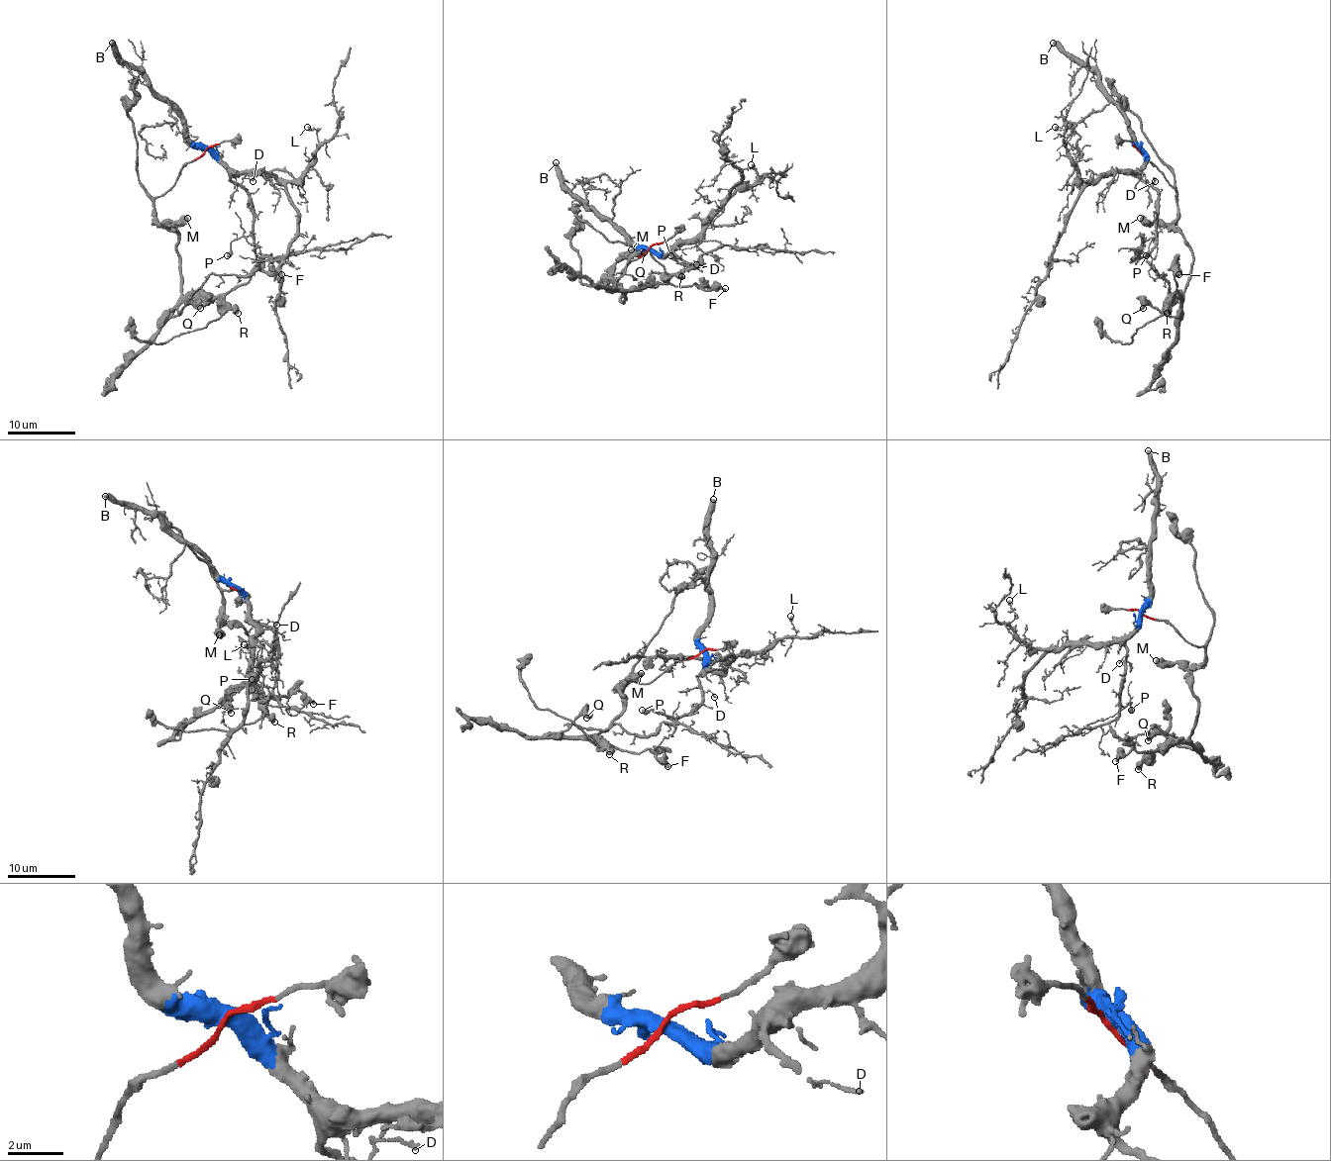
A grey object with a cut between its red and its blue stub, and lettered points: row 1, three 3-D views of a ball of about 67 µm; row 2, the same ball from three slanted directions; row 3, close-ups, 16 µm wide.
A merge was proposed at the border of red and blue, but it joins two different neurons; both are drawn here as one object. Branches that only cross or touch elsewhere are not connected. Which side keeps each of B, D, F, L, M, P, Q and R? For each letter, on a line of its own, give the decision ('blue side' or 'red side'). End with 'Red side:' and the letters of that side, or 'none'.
B: blue side
D: blue side
F: red side
L: blue side
M: red side
P: blue side
Q: red side
R: red side
Red side: F, M, Q, R

